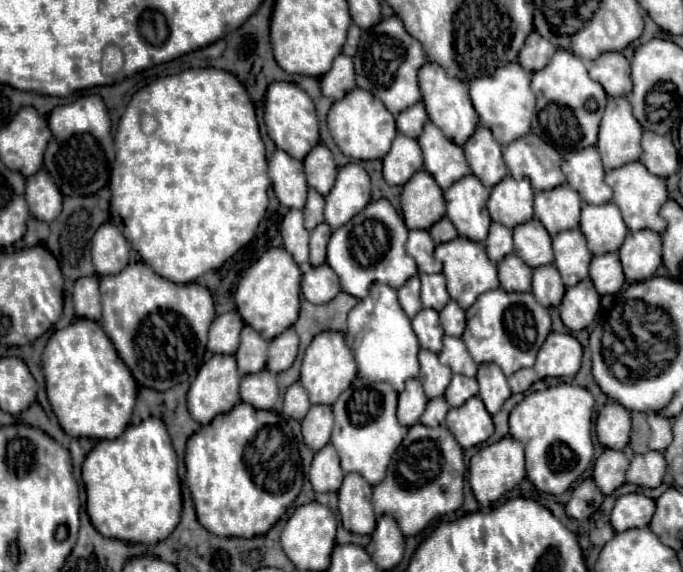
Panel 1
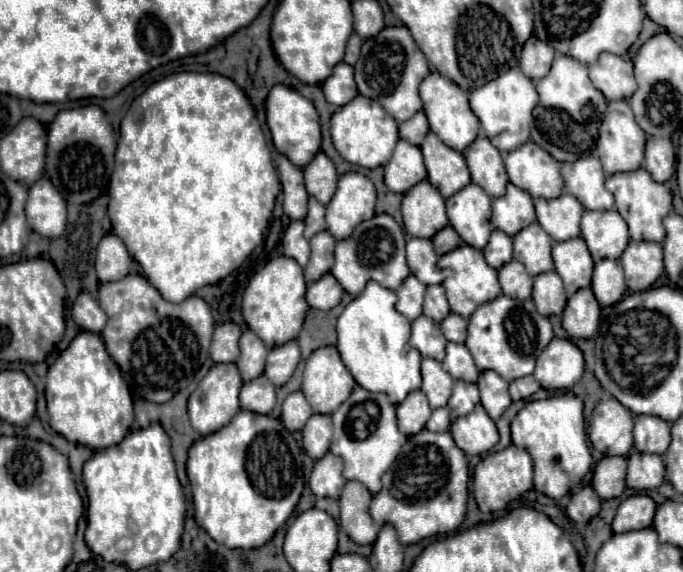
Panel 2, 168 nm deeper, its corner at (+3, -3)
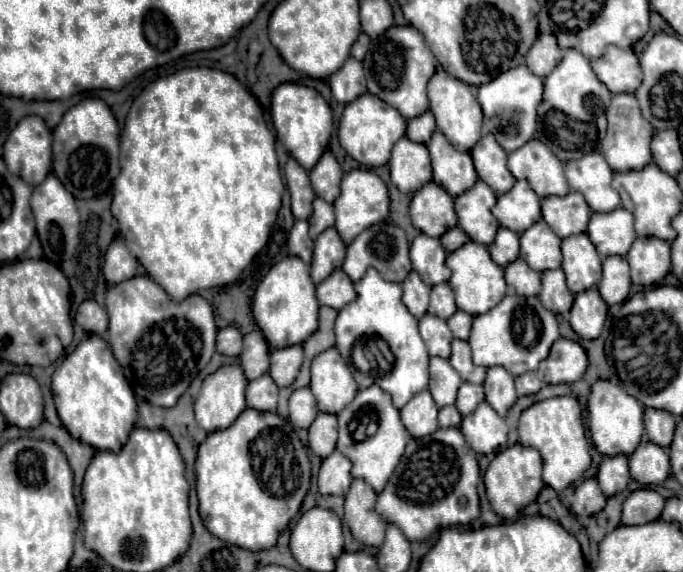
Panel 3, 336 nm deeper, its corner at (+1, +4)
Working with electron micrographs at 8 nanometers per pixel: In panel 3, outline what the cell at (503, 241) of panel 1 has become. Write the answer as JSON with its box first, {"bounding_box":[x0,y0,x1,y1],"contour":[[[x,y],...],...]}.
{"bounding_box":[488,227,520,267],"contour":[[[500,227],[492,247],[488,247],[492,261],[498,263],[500,267],[506,267],[508,263],[518,259],[520,253],[520,243],[518,243],[518,235],[506,227]]]}

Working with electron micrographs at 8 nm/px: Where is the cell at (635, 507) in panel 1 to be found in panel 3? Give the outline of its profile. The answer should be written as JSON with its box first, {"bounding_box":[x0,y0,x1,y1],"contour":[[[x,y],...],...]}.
{"bounding_box":[622,489,664,525],"contour":[[[636,489],[624,501],[622,523],[624,525],[644,525],[660,519],[664,509],[664,497],[652,489]]]}

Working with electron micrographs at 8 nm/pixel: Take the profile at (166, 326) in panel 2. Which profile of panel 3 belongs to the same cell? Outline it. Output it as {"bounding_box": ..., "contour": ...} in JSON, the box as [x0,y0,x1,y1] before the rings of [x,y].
{"bounding_box":[106,275,218,407],"contour":[[[136,275],[128,279],[128,283],[108,287],[106,311],[110,315],[108,343],[116,355],[116,361],[122,365],[124,375],[134,393],[152,405],[174,407],[216,351],[218,327],[210,303],[200,295],[190,295],[188,299],[184,299],[184,303],[172,303],[172,299],[156,281],[152,281],[148,275]]]}

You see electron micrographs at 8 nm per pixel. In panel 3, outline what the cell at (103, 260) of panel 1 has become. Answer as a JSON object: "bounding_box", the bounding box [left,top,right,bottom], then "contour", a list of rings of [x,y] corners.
{"bounding_box":[104,239,136,285],"contour":[[[116,239],[104,257],[104,277],[108,281],[108,285],[116,285],[122,281],[128,281],[136,275],[136,257],[126,249],[126,245]]]}

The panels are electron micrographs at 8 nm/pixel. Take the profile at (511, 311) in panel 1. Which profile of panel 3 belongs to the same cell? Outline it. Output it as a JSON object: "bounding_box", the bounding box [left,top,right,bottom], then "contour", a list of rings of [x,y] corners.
{"bounding_box":[468,295,558,377],"contour":[[[506,295],[492,311],[474,317],[468,343],[472,347],[474,363],[484,367],[500,365],[516,377],[528,371],[536,371],[540,361],[548,357],[550,347],[558,337],[558,321],[554,313],[538,301],[538,297]]]}

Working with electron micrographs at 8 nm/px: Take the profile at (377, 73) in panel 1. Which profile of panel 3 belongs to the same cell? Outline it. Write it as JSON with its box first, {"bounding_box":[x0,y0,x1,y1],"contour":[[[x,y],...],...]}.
{"bounding_box":[362,27,436,119],"contour":[[[390,27],[380,39],[372,41],[370,51],[366,53],[362,63],[368,79],[368,91],[384,99],[388,105],[396,107],[400,115],[412,119],[428,109],[426,83],[436,71],[436,57],[426,47],[426,41],[420,31],[416,31],[416,27]]]}

